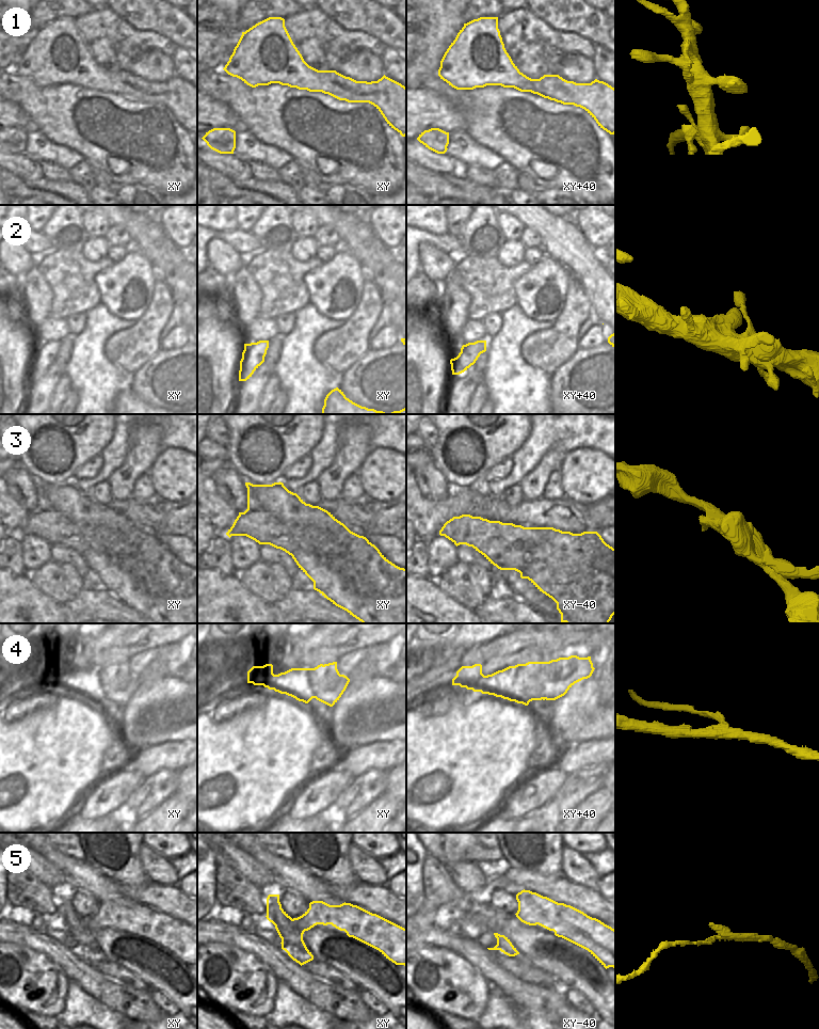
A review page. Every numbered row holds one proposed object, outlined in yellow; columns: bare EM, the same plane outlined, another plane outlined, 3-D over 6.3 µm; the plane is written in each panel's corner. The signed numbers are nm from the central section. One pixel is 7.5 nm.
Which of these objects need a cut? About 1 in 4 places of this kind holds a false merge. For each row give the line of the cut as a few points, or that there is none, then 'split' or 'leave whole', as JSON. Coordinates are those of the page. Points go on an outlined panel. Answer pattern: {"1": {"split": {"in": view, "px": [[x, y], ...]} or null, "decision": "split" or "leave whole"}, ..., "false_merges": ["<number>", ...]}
{"1": {"split": null, "decision": "leave whole"}, "2": {"split": null, "decision": "leave whole"}, "3": {"split": null, "decision": "leave whole"}, "4": {"split": {"in": "xy", "px": [[310, 668], [309, 681], [316, 697]]}, "decision": "split"}, "5": {"split": {"in": "xy", "px": [[292, 919], [305, 930]]}, "decision": "split"}, "false_merges": ["4", "5"]}

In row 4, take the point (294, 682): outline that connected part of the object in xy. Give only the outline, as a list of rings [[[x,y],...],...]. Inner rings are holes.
[[[273,665],[253,666],[247,671],[247,683],[263,685],[280,694],[286,694],[299,701],[308,703],[316,698],[309,674],[311,668],[291,668],[278,675],[273,674]]]

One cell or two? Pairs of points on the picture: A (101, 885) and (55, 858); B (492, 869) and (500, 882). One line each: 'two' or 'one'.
A: one
B: one

